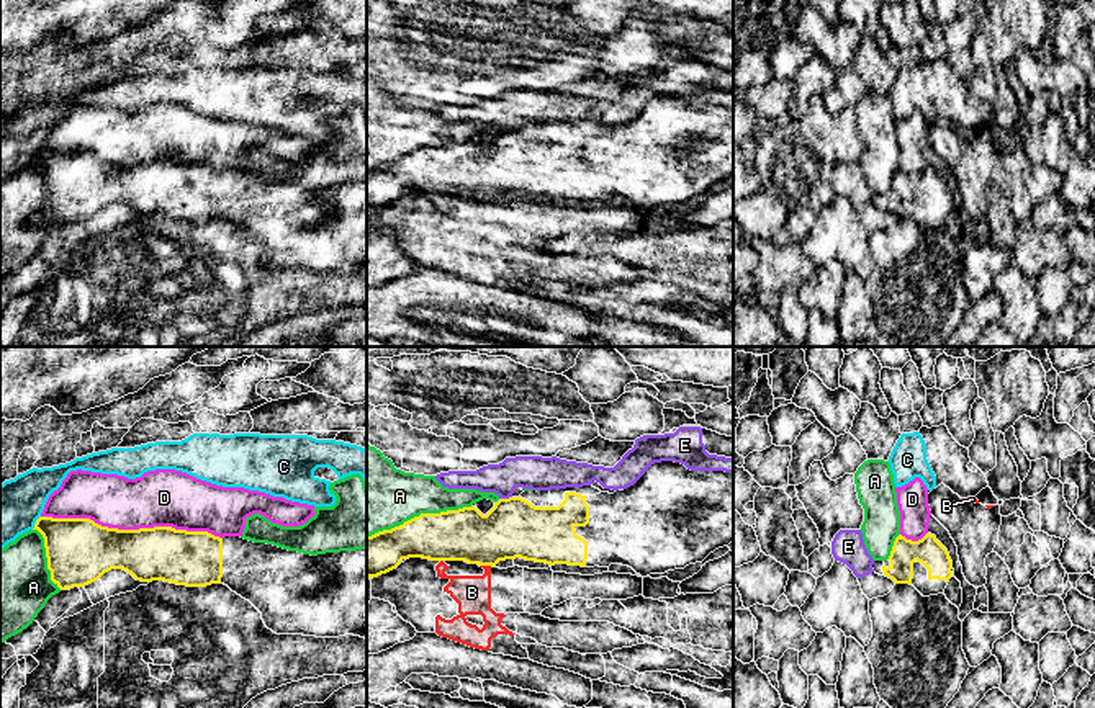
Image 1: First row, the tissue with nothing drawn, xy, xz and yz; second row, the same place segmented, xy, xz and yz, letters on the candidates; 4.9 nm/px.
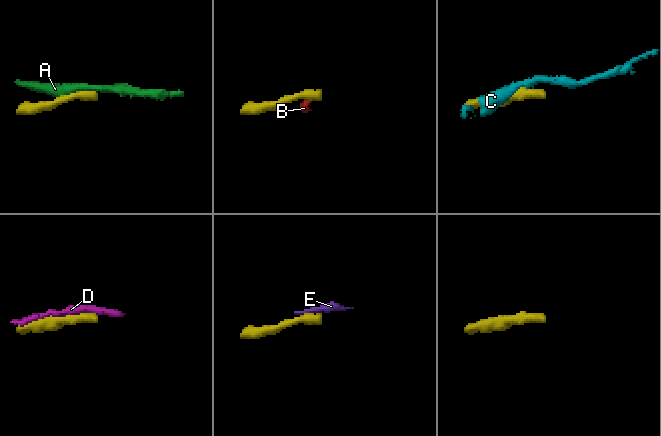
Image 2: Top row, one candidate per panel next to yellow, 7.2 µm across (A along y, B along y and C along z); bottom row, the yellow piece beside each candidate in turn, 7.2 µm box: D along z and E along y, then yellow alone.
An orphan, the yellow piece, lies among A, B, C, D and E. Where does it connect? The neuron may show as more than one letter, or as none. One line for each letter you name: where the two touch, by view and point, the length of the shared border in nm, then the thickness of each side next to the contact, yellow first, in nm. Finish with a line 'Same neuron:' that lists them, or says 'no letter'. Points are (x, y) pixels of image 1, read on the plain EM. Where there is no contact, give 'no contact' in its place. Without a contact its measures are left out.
Same neuron: no letter

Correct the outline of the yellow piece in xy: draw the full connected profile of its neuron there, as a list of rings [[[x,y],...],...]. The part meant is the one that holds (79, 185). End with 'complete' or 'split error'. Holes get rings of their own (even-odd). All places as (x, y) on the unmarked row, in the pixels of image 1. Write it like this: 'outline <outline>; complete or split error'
outline [[[39,150],[33,164],[38,164],[44,172],[51,214],[61,224],[85,221],[111,203],[123,203],[141,216],[164,214],[187,221],[224,217],[249,234],[262,247],[265,260],[277,268],[316,271],[354,268],[367,273],[367,183],[311,190],[241,170],[219,172],[208,165],[187,165],[172,160],[118,164],[101,160],[90,152]]]; split error

